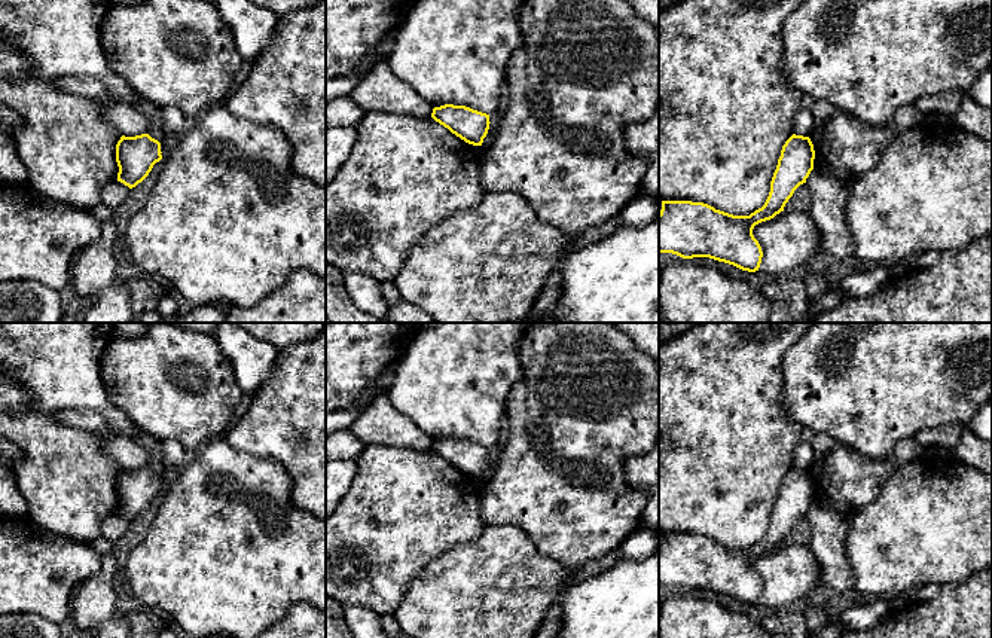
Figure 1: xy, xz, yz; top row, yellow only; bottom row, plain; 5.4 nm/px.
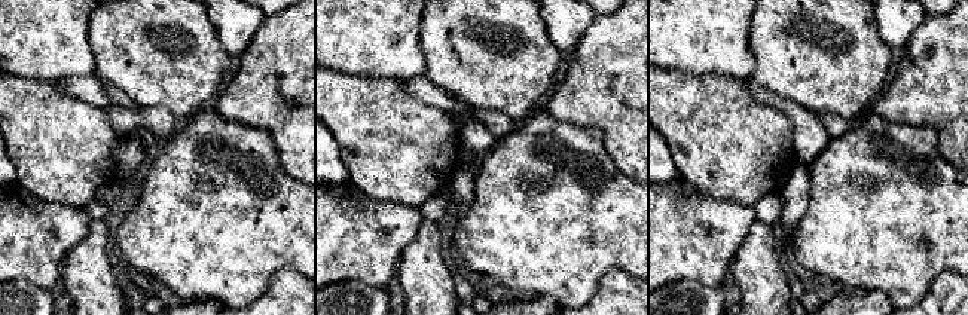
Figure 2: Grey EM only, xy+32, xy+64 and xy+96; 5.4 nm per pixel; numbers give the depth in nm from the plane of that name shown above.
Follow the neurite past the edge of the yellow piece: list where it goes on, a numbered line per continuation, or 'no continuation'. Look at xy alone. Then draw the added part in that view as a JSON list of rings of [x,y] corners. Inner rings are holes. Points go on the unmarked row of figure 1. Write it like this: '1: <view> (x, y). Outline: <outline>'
no continuation

